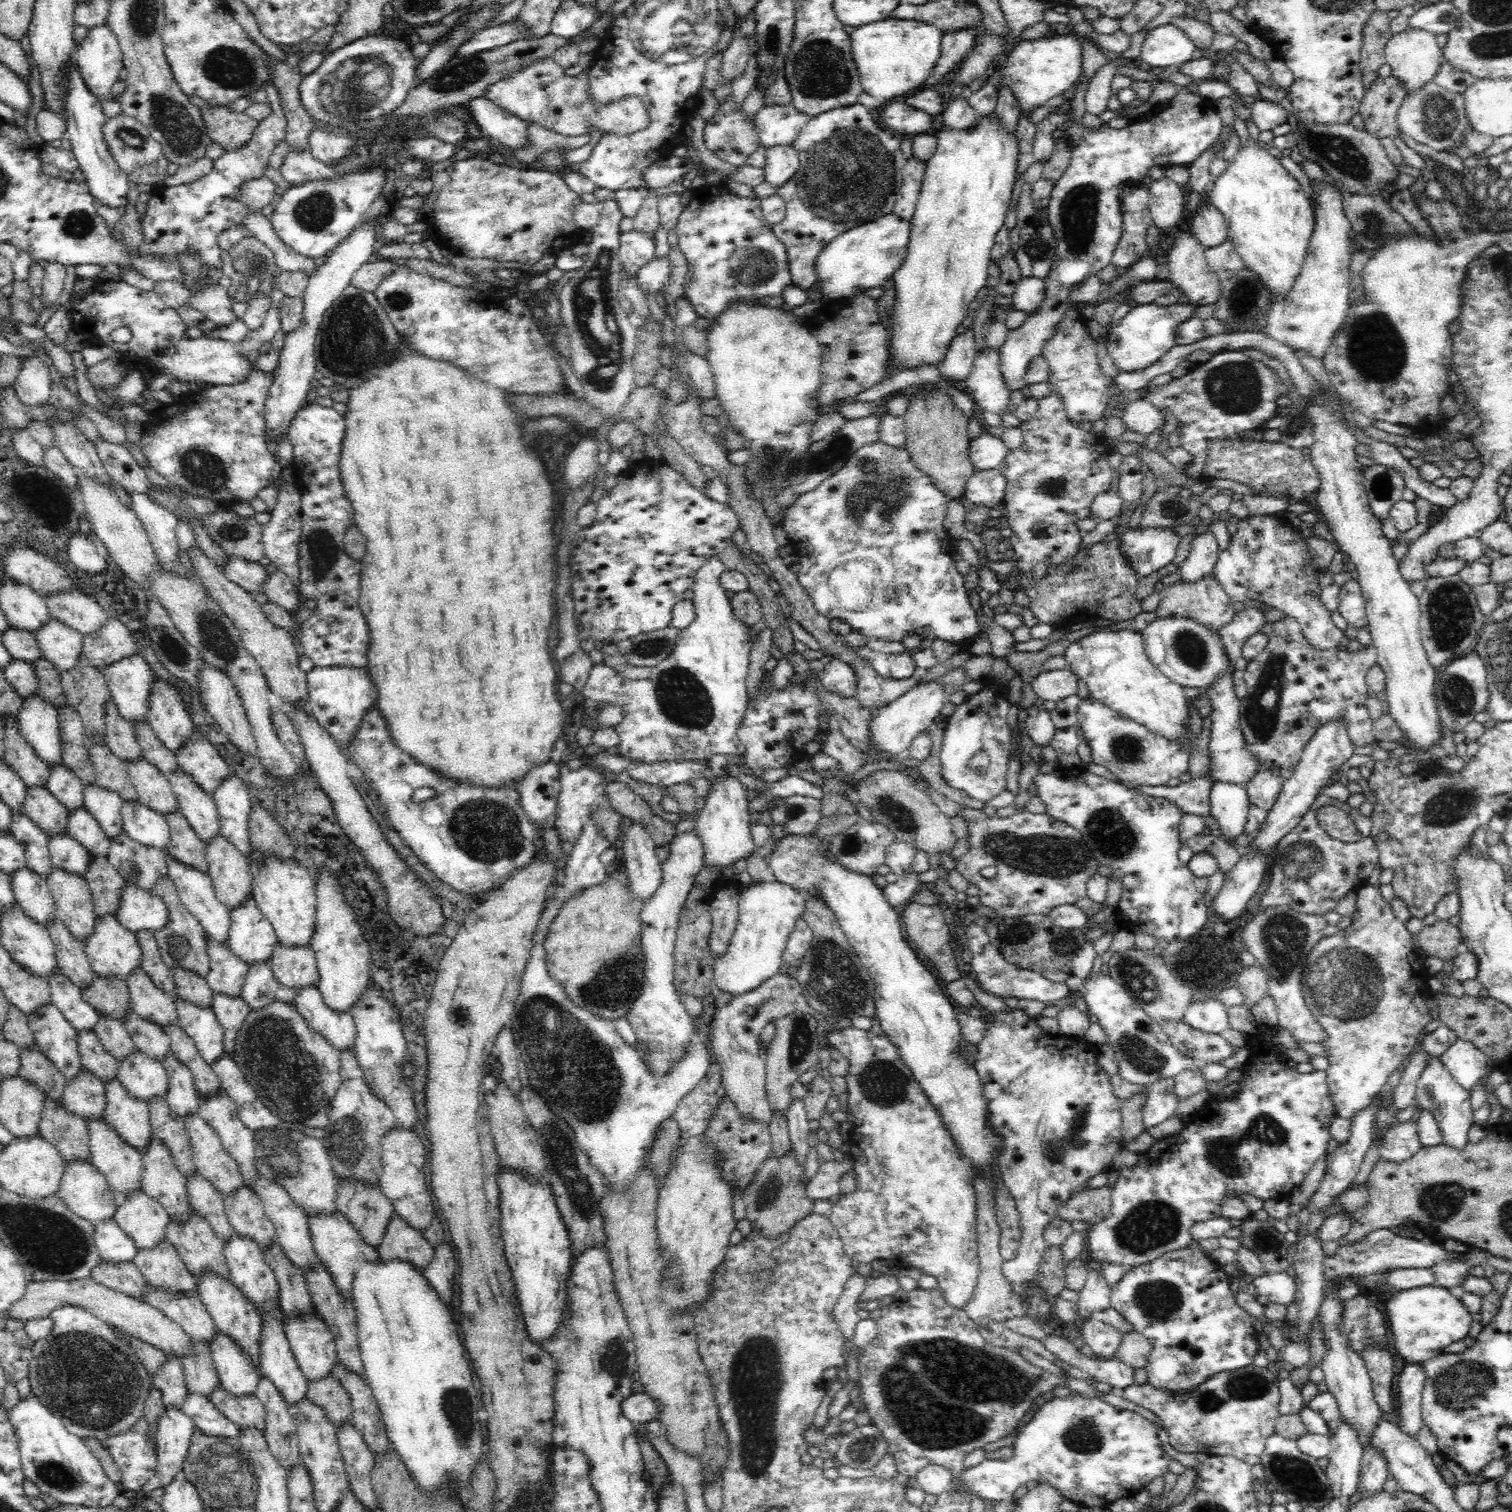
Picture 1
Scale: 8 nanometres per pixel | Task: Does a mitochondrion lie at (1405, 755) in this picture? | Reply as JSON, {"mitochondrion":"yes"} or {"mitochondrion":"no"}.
{"mitochondrion":"no"}

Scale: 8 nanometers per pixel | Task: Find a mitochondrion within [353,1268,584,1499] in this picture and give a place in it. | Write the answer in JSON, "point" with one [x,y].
{"point":[456,1405]}

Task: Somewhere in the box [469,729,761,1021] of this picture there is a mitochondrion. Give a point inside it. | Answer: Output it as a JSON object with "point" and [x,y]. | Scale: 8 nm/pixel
{"point":[612,989]}

